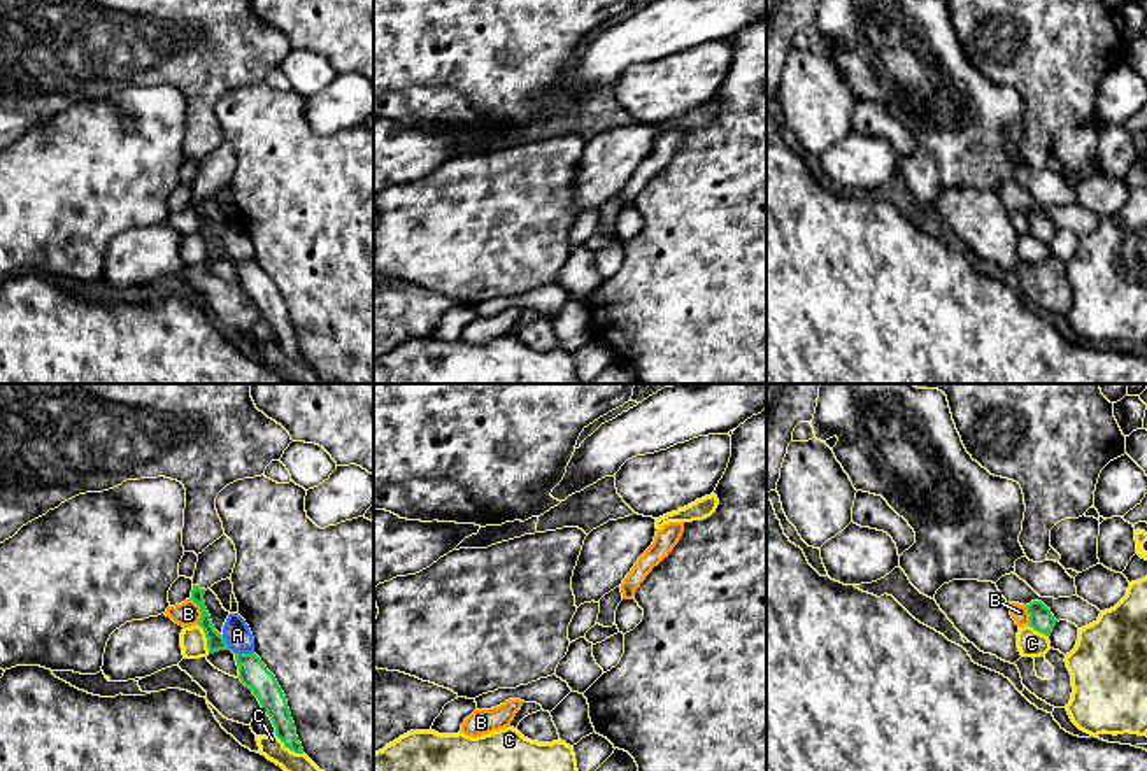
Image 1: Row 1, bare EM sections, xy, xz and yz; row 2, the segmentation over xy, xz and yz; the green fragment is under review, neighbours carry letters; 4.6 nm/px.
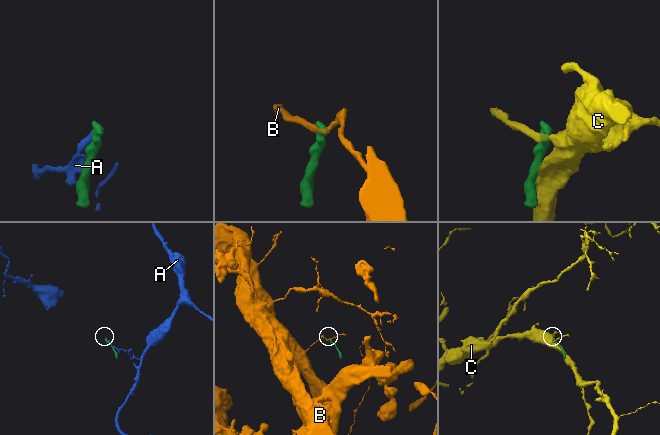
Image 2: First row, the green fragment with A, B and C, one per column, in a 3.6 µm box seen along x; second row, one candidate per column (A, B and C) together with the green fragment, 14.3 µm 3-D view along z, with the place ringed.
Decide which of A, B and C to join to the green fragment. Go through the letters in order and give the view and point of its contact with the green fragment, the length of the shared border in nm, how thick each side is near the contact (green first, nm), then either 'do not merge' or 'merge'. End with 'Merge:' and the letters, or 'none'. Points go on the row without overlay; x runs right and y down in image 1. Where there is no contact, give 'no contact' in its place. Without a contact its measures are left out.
A: contact xy (244, 261); length 100 nm; calibres 140 and 130 nm; do not merge
B: contact xy (200, 218); length 130 nm; calibres 80 and 120 nm; do not merge
C: contact xy (288, 354); length 160 nm; calibres 120 and 130 nm; do not merge
Merge: none

